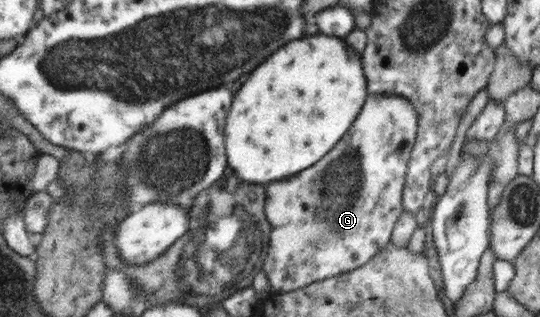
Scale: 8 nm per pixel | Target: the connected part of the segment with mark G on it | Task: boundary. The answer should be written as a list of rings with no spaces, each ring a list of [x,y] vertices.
[[[381,94],[375,95],[375,97],[366,97],[366,99],[367,105],[362,106],[363,113],[359,113],[359,121],[355,121],[355,129],[351,129],[351,133],[347,133],[347,137],[343,137],[343,141],[339,141],[339,145],[335,145],[335,149],[331,149],[331,153],[327,153],[327,157],[323,157],[323,161],[319,161],[319,165],[311,165],[311,169],[303,169],[303,173],[297,173],[295,177],[289,177],[287,181],[275,181],[275,183],[271,182],[265,185],[267,194],[265,211],[270,233],[263,269],[267,272],[272,294],[284,294],[285,292],[305,288],[306,285],[313,284],[316,281],[350,272],[352,269],[365,264],[366,261],[373,259],[379,251],[387,247],[387,244],[391,244],[391,233],[395,229],[395,222],[398,217],[401,217],[401,213],[405,209],[402,202],[403,186],[409,154],[416,138],[418,114],[416,108],[412,106],[407,98]]]

